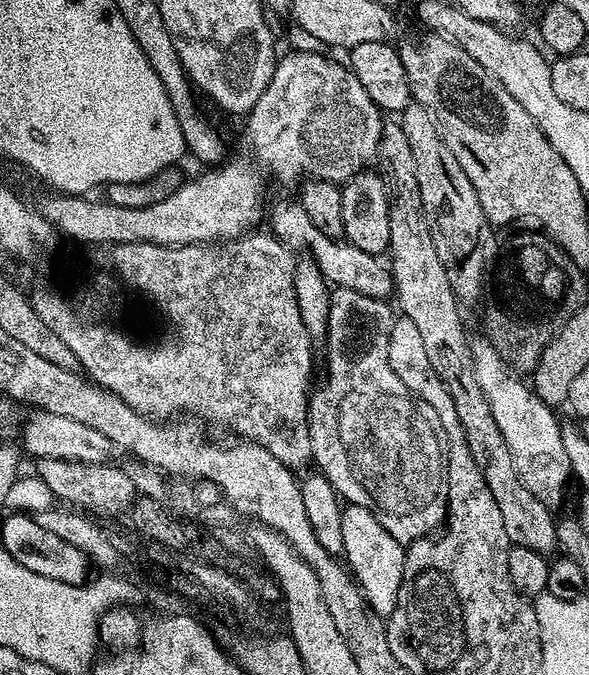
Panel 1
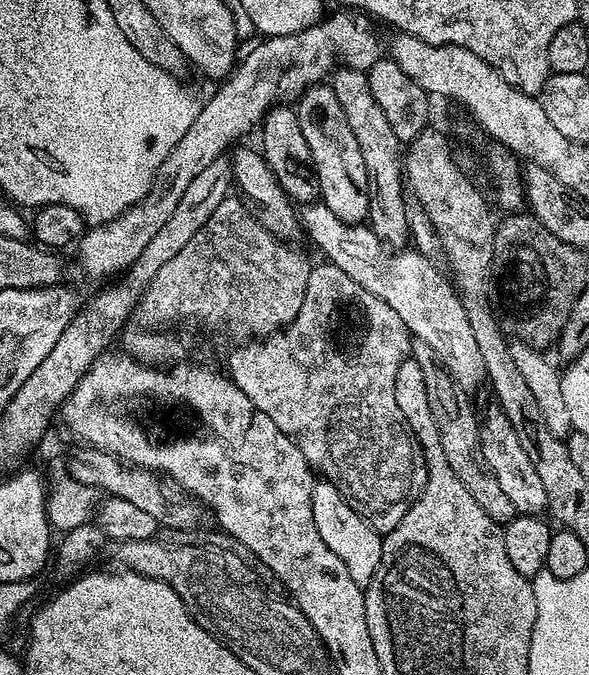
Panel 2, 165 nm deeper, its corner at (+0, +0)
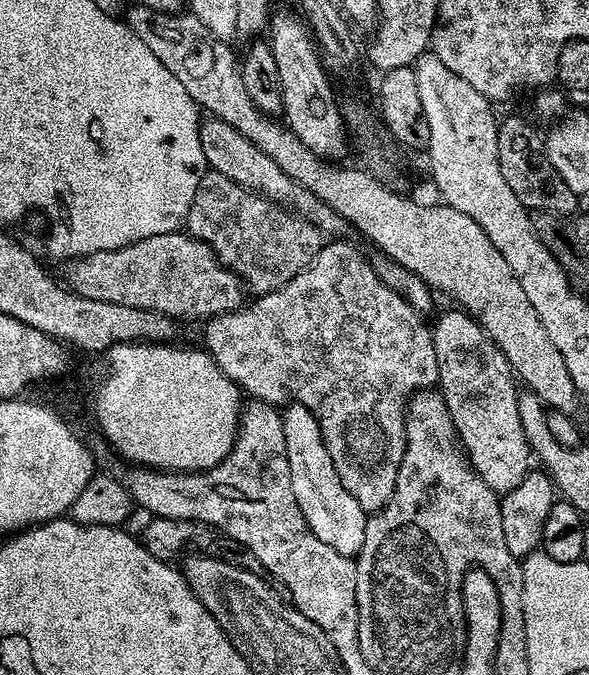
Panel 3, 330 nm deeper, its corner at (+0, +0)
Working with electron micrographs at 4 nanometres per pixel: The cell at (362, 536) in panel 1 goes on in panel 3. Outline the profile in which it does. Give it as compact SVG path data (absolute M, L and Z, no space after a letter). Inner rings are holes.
M293 402L283 409L282 415L290 482L294 486L294 498L298 498L298 506L310 530L314 530L314 534L318 534L326 546L338 550L338 554L355 557L362 550L362 542L366 538L368 516L362 506L354 502L354 494L342 486L342 478L338 478L338 470L334 470L334 462L326 450L314 414L310 414L306 406Z

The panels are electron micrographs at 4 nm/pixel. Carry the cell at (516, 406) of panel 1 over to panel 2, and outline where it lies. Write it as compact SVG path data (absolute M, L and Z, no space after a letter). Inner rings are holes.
M322 202L307 205L303 209L302 226L305 226L313 242L320 247L320 252L324 255L321 257L327 263L338 266L338 270L342 270L342 274L347 274L349 278L354 278L354 282L358 282L358 286L362 286L366 290L370 290L370 294L382 298L382 302L386 302L386 306L390 306L390 310L394 310L394 314L398 314L398 318L402 318L402 322L415 339L426 342L426 346L435 350L436 359L447 368L452 379L461 389L476 388L479 384L485 383L482 353L478 351L478 342L474 342L474 334L470 330L470 322L466 318L464 304L456 295L453 281L443 271L440 273L436 269L435 262L428 257L428 254L420 250L411 250L412 252L396 250L393 251L396 253L391 256L388 253L391 251L386 247L384 241L374 235L367 223L347 224L342 222L342 218L338 218L338 214L334 214L334 210L330 210Z

